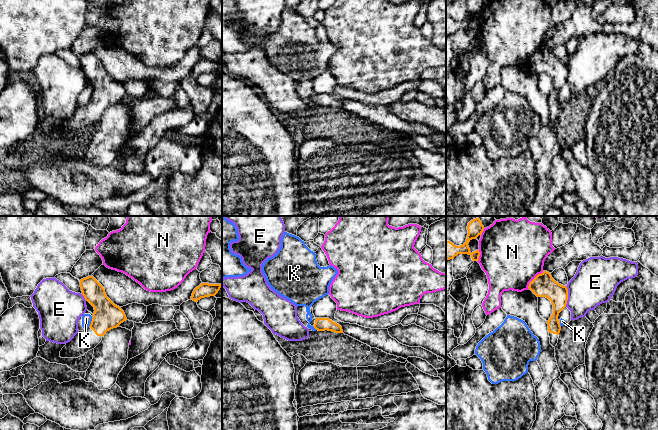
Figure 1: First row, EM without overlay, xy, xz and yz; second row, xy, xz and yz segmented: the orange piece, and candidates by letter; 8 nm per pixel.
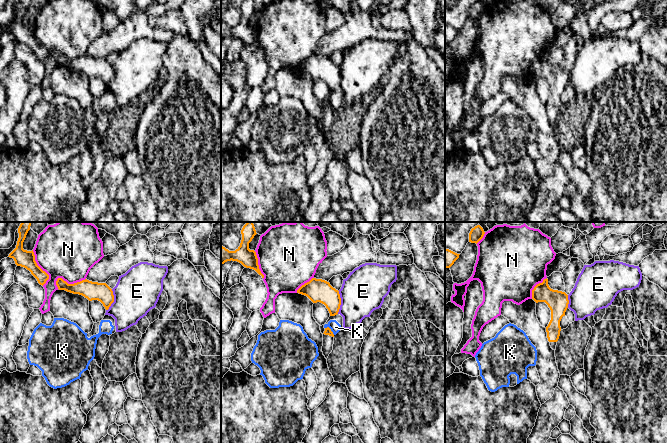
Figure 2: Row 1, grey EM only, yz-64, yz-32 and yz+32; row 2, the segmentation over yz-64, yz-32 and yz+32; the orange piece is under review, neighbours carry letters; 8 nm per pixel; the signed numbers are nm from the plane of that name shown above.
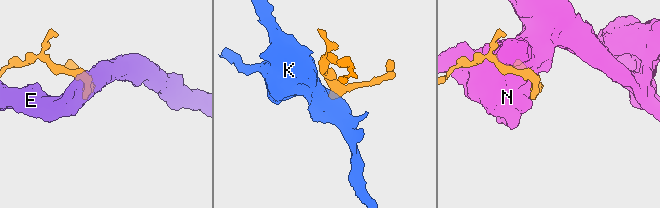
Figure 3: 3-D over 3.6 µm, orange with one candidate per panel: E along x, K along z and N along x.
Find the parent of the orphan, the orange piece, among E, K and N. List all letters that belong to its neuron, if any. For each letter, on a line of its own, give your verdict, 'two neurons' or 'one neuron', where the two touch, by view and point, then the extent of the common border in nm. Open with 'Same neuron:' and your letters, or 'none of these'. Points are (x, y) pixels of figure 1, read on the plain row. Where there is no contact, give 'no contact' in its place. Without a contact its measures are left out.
Same neuron: none of these
E: two neurons | yz (567, 72) | 170 nm
K: two neurons | xy (91, 98) | 80 nm
N: two neurons | yz (533, 55) | 190 nm

